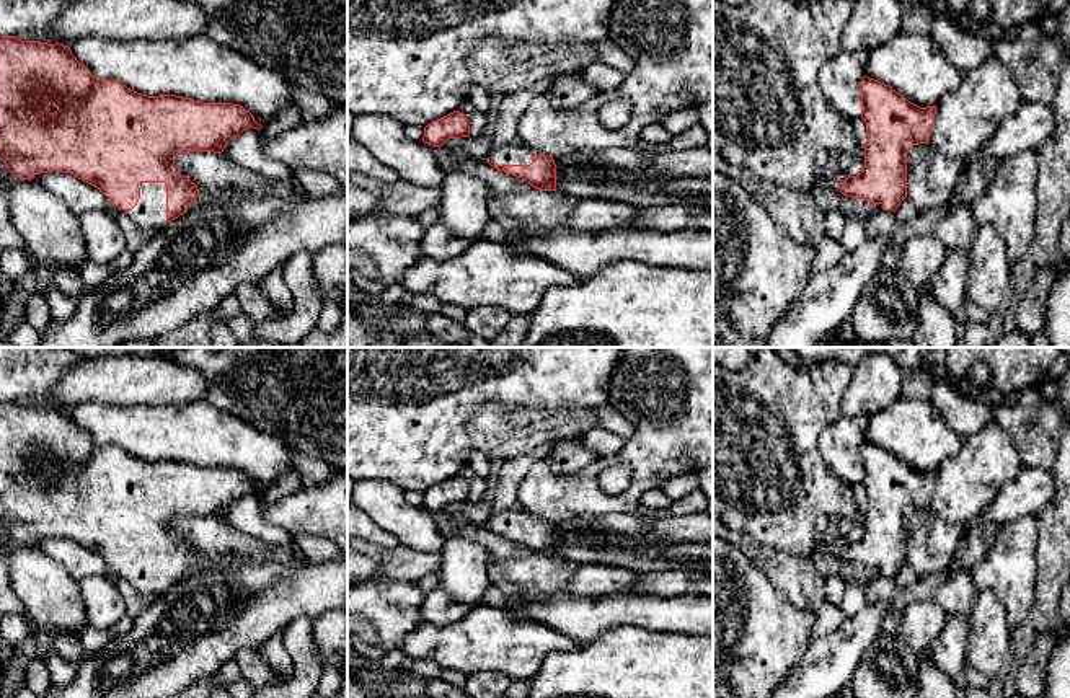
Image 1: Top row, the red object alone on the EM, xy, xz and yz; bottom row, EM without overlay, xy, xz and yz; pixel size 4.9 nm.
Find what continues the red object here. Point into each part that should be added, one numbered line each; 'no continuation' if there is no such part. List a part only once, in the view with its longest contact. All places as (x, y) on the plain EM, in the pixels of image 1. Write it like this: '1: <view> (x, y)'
1: xy (150, 576)

